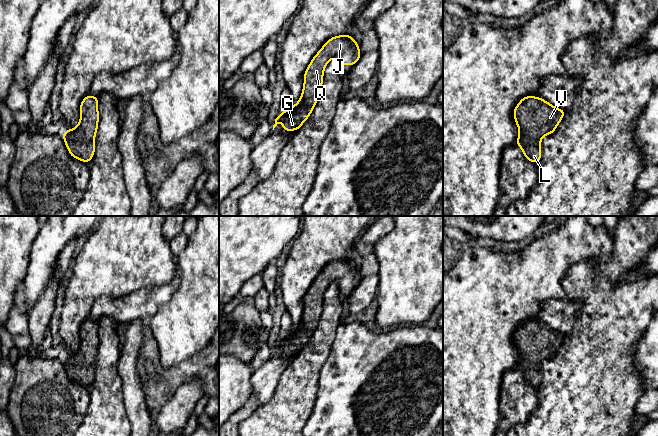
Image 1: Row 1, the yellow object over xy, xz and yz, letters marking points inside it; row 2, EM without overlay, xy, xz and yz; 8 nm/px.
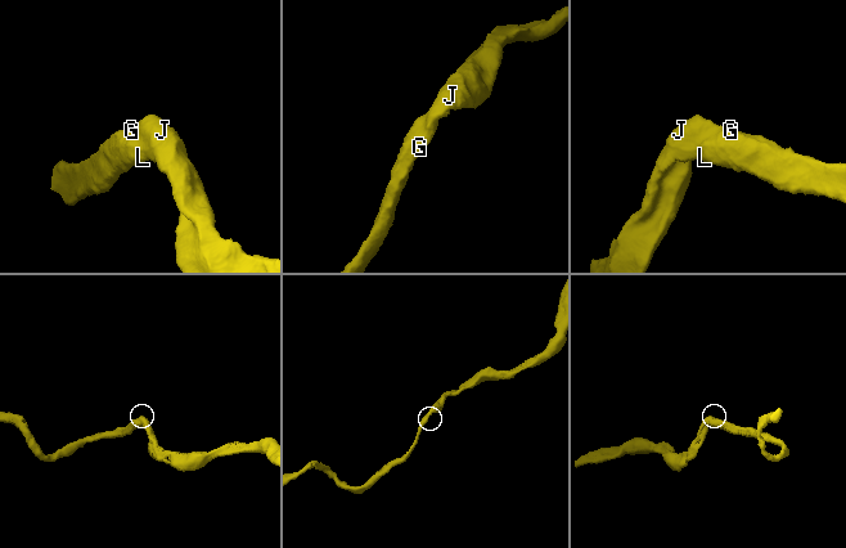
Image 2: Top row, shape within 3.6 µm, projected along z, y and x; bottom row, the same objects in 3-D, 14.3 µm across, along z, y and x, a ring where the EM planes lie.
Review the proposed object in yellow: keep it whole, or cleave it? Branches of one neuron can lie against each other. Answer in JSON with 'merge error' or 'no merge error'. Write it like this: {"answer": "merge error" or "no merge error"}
{"answer": "no merge error"}

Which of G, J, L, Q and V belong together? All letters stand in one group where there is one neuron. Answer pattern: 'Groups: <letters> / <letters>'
Groups: G J L Q V

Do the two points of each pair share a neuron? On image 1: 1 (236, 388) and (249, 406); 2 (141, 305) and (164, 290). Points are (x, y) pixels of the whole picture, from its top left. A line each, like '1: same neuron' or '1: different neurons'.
1: different neurons
2: same neuron

